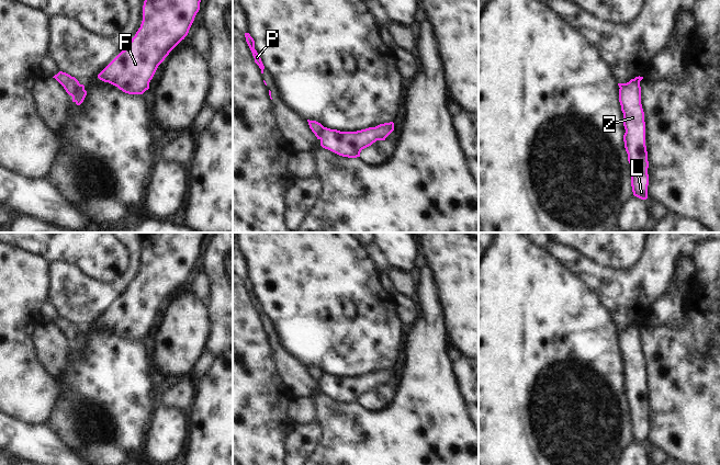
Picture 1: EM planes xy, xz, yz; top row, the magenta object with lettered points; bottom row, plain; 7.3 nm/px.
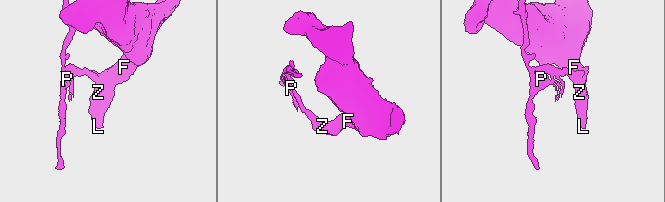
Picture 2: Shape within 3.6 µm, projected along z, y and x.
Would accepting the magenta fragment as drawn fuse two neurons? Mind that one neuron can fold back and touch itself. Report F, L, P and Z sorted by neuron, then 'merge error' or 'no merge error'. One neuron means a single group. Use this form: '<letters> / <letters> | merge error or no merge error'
F L Z / P | merge error

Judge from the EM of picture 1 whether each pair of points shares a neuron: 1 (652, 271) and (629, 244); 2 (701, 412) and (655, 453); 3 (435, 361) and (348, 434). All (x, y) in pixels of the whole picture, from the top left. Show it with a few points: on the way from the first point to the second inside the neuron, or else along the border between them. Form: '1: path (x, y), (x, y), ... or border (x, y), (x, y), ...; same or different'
1: border (644, 244), (640, 256), (631, 264), (616, 268); different
2: border (649, 446), (655, 446), (666, 453); different
3: path (426, 387), (372, 441); same

